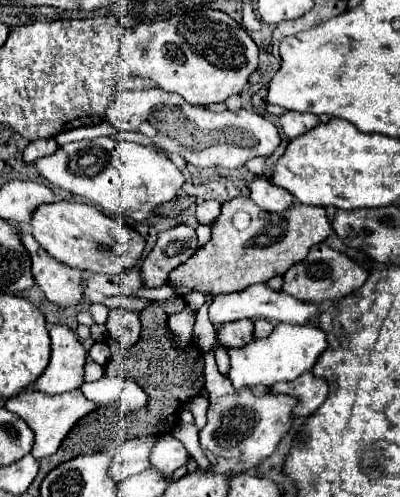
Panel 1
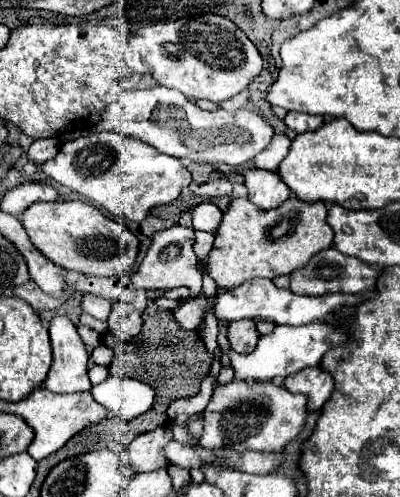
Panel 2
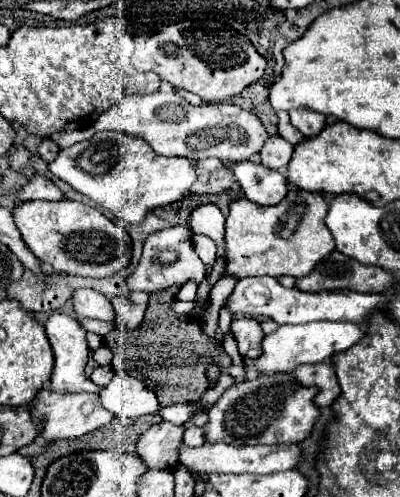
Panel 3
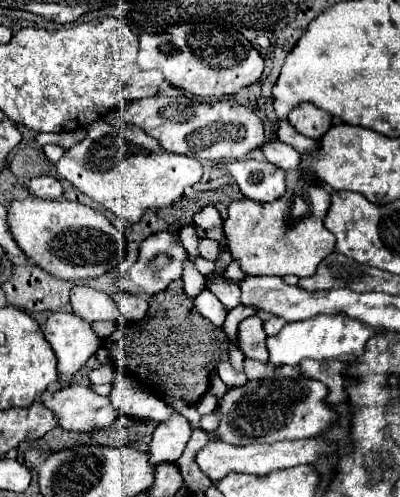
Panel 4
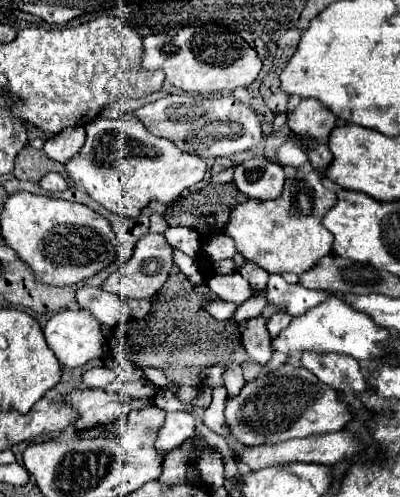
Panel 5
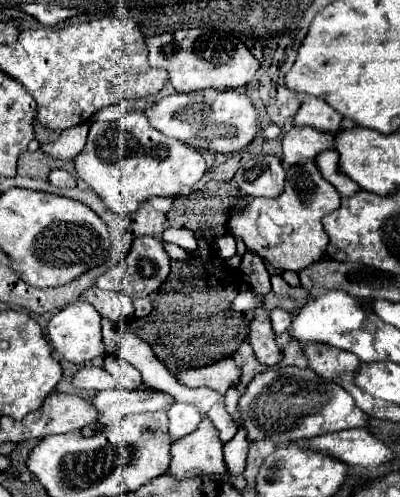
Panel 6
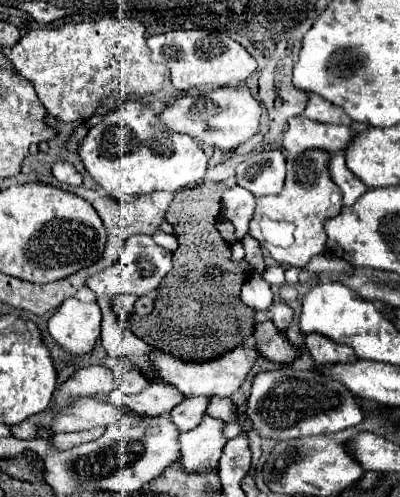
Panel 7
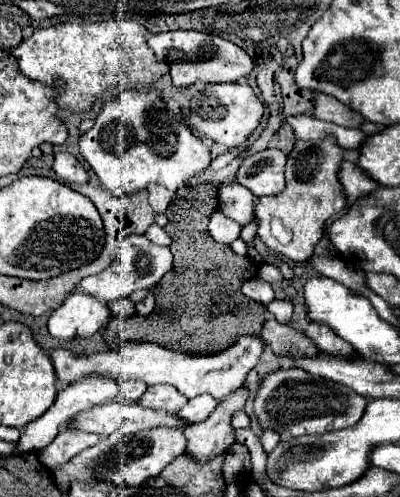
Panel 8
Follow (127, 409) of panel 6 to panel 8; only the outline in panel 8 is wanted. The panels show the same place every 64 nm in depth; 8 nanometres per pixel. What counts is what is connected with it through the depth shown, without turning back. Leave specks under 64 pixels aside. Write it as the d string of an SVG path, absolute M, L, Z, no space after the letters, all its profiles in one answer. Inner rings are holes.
M150 386L144 396L140 398L140 404L148 406L148 408L160 408L166 412L178 412L180 408L184 408L184 404L188 402L186 396L180 396L180 392L176 392L176 388L170 386Z

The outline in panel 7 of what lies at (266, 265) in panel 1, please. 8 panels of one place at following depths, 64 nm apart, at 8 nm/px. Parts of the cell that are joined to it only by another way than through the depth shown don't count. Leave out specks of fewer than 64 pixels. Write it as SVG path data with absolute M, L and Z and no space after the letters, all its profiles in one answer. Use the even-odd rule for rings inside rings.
M312 148L286 160L286 184L276 196L256 198L256 212L250 222L250 234L272 254L280 264L302 268L312 256L324 252L326 232L324 222L342 210L342 192L336 188L328 164L332 152Z

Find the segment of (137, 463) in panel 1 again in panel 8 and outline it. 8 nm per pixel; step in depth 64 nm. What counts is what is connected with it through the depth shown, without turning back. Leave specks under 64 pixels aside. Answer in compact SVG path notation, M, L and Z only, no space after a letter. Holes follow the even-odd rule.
M202 394L202 396L188 400L188 404L178 414L184 416L184 420L188 420L190 424L196 424L196 422L206 420L206 416L210 416L214 412L216 404L218 404L218 400L214 396Z

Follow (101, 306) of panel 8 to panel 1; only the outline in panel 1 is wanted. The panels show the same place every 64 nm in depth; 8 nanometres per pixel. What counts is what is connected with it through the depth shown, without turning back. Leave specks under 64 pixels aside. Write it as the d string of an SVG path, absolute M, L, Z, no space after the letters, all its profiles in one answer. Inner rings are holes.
M54 324L50 330L52 356L50 364L36 380L34 388L46 394L62 394L78 390L84 384L86 350L80 344L76 332L66 324Z

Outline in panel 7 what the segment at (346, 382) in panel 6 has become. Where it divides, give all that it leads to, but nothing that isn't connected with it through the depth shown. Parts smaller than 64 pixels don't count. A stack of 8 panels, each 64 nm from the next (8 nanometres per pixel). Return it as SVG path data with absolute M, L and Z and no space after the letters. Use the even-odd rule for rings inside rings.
M312 332L306 334L306 350L312 354L316 366L324 366L330 362L352 362L356 360L356 354L352 348L344 344L336 344L334 340L328 340L326 336Z

